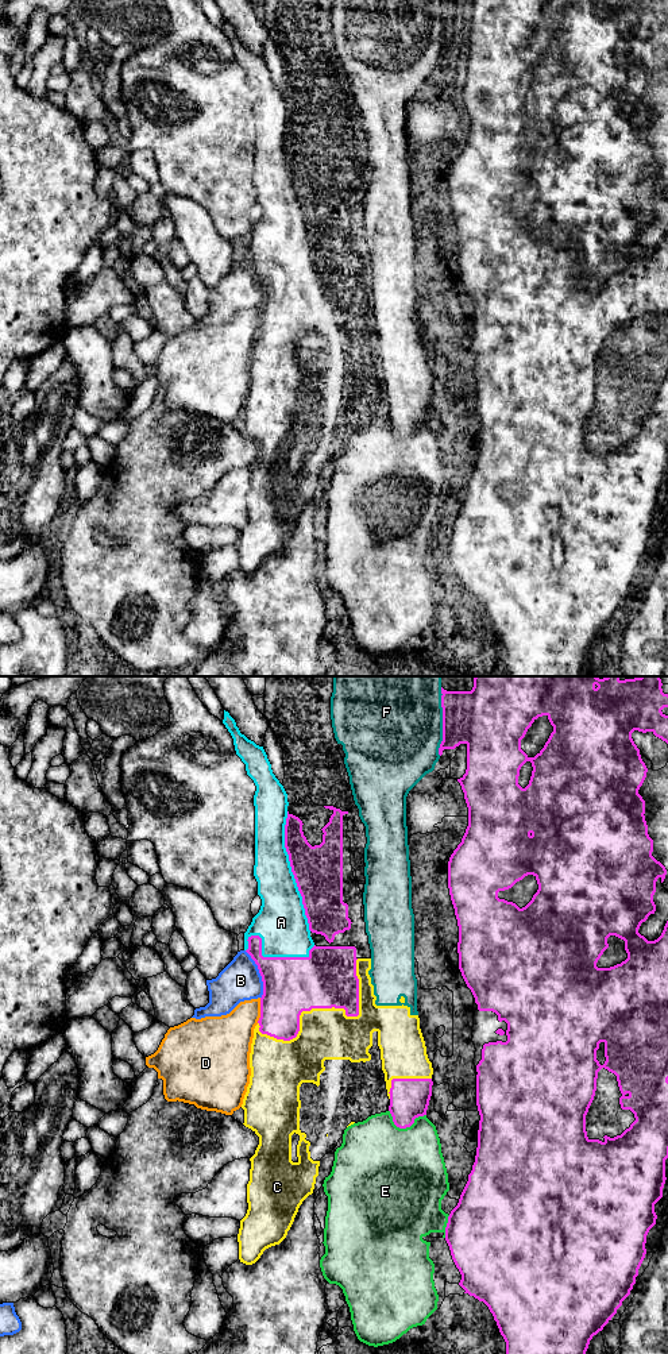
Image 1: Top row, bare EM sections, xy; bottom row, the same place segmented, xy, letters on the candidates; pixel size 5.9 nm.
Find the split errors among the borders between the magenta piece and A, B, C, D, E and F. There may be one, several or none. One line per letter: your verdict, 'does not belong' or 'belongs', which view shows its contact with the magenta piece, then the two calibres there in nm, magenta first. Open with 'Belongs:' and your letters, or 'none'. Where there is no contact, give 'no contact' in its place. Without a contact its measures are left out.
Belongs: none
A: does not belong; contact in xy; calibres 300 and 260 nm
B: does not belong; contact in xy; calibres 340 and 240 nm
C: does not belong; contact in xy; calibres 340 and 300 nm
D: does not belong; contact in xy; calibres 340 and 280 nm
E: does not belong; contact in xy; calibres 240 and 500 nm
F: does not belong; contact in xy; calibres 360 and 480 nm

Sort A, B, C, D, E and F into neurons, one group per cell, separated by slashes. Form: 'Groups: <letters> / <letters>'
Groups: A C / B / D / E / F

